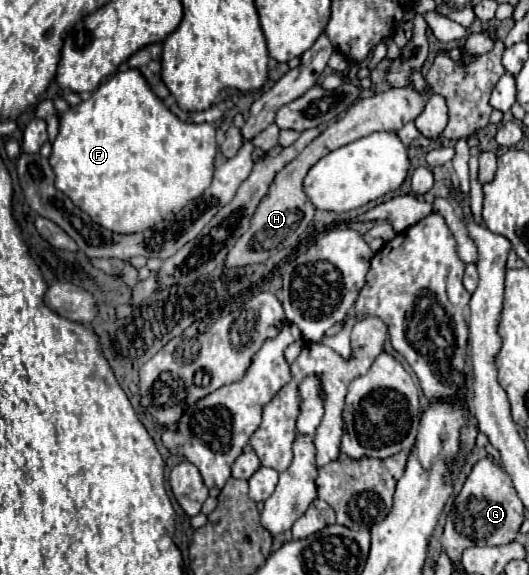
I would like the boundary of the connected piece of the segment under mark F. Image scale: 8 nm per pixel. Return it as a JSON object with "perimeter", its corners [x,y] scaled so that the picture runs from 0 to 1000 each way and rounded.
{"perimeter":[[[257,118],[219,125],[174,167],[113,202],[113,226],[98,247],[95,289],[106,303],[106,327],[117,330],[151,365],[189,393],[250,407],[287,397],[318,376],[344,365],[363,344],[374,344],[397,320],[408,271],[408,226],[401,216],[359,216],[336,209],[310,177],[284,157],[280,143]]]}

